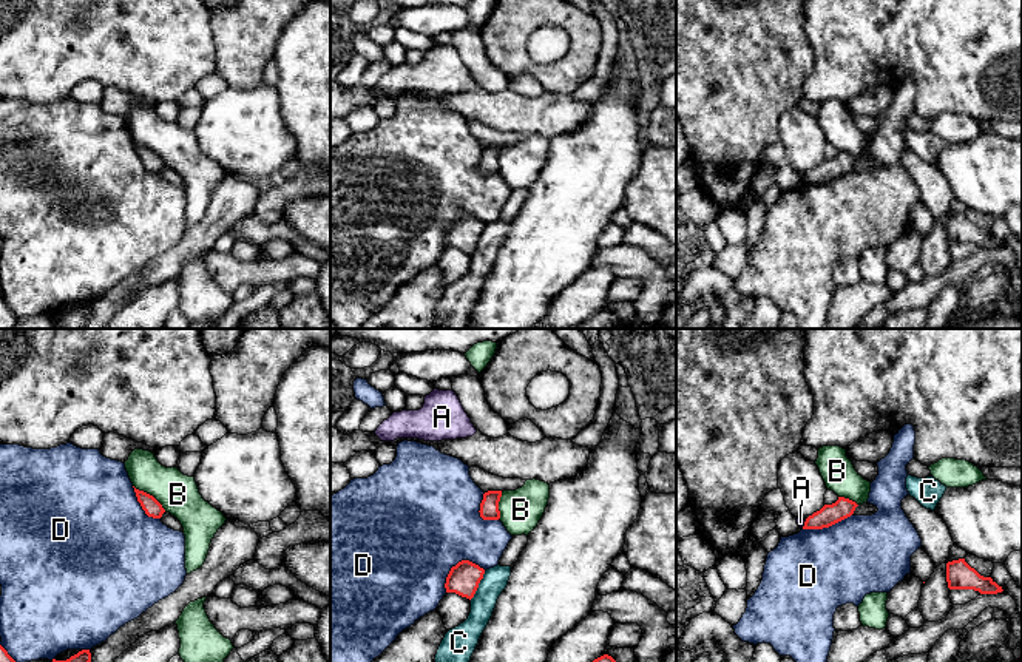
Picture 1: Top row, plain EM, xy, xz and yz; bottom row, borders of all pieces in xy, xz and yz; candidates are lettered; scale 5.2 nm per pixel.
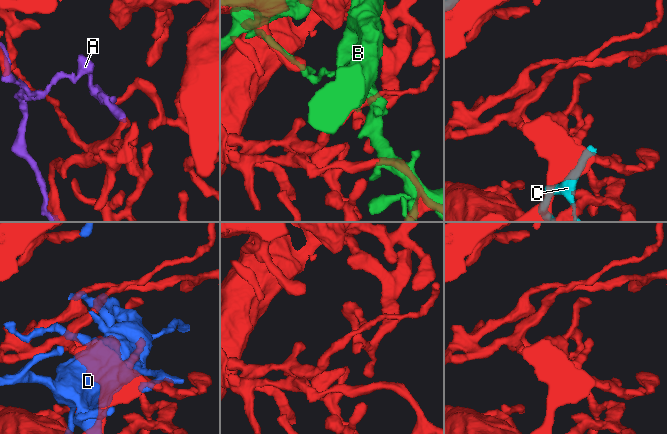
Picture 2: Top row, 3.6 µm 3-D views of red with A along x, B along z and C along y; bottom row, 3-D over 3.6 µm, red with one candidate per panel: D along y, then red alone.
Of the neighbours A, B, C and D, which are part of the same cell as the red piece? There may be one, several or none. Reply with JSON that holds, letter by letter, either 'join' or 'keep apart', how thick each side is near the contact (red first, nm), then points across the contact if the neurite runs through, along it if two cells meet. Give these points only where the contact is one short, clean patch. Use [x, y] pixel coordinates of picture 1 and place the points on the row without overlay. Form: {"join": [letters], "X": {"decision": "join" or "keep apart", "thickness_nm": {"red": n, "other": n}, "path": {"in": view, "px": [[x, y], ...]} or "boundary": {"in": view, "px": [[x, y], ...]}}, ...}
{"join": [], "A": {"decision": "keep apart", "thickness_nm": {"red": 110, "other": 40}}, "B": {"decision": "keep apart", "thickness_nm": {"red": 90, "other": 200}}, "C": {"decision": "keep apart", "thickness_nm": {"red": 170, "other": 130}}, "D": {"decision": "keep apart", "thickness_nm": {"red": 170, "other": 500}}}

